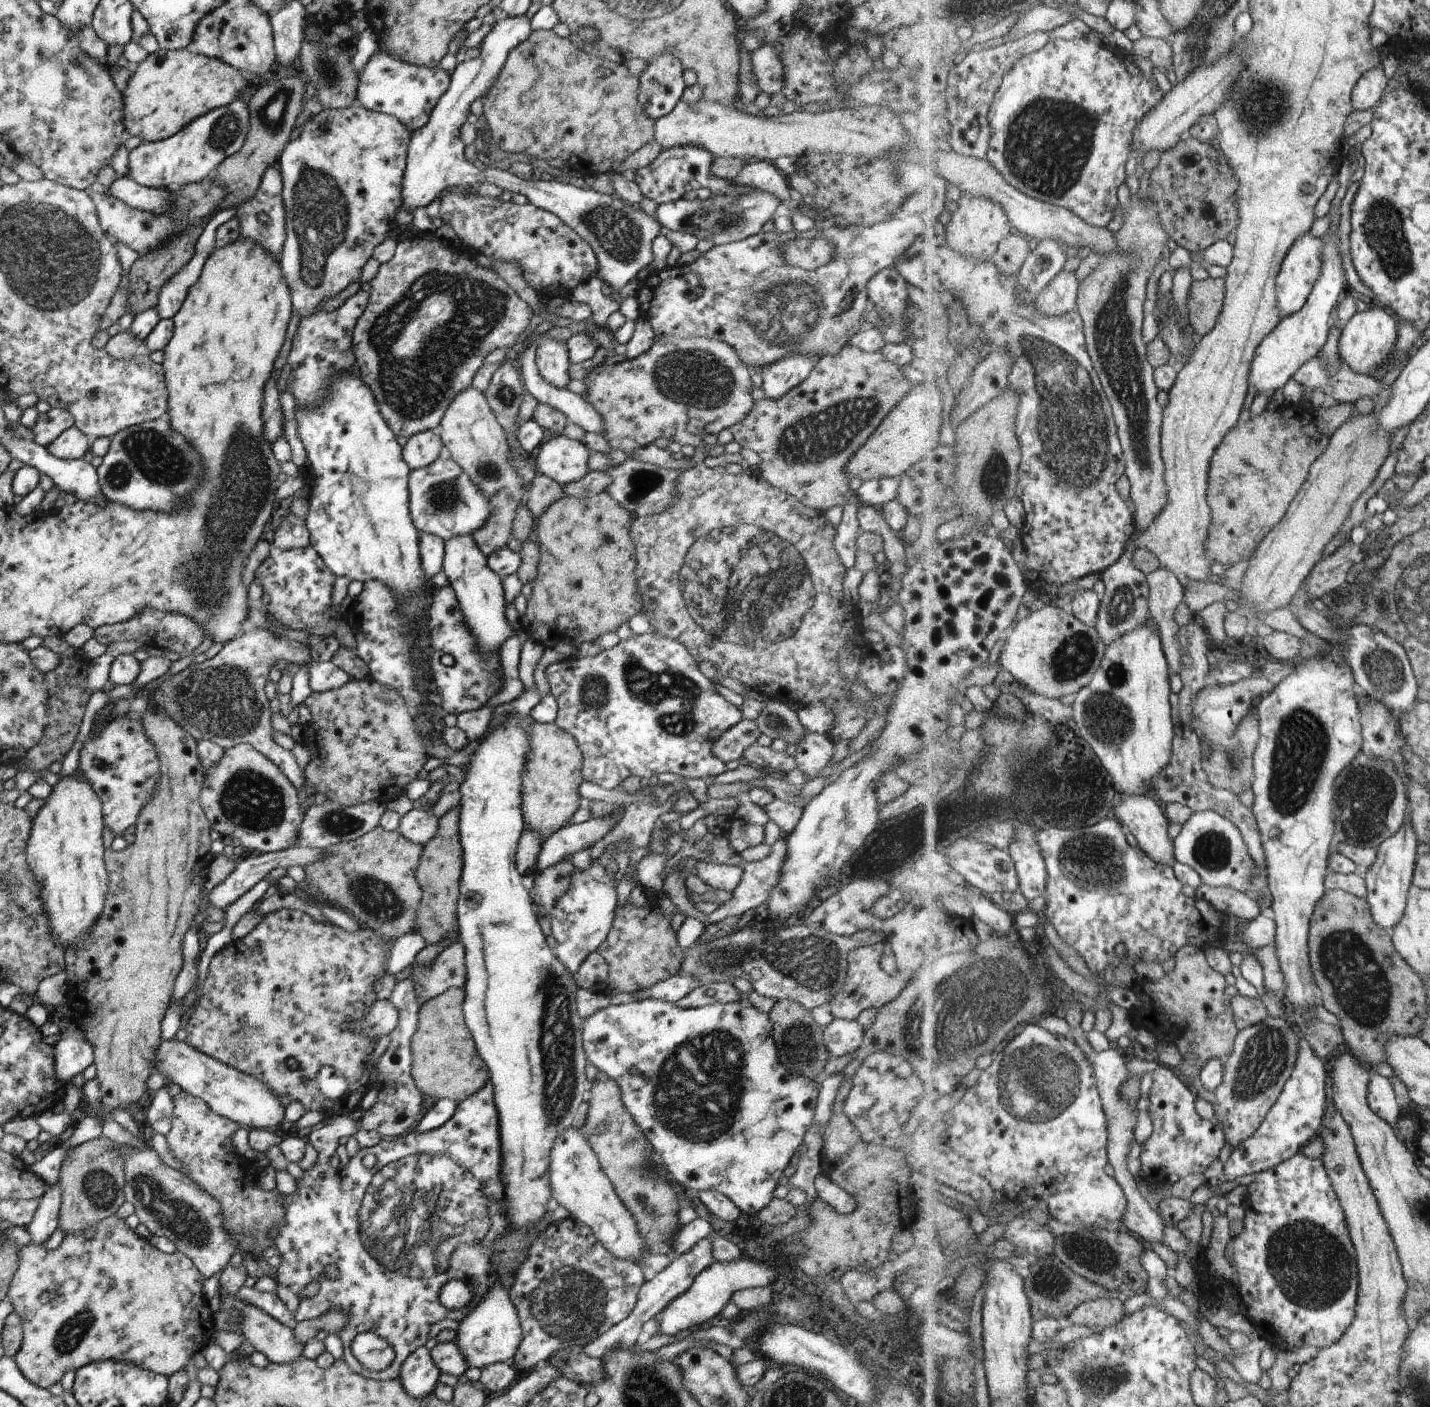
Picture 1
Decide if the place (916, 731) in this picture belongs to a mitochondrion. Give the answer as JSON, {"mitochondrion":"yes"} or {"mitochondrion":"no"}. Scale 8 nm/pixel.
{"mitochondrion":"no"}

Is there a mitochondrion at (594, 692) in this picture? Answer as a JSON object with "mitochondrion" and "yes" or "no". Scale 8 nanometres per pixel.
{"mitochondrion":"yes"}

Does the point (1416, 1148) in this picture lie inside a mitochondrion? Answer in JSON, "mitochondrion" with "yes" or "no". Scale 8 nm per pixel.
{"mitochondrion":"no"}

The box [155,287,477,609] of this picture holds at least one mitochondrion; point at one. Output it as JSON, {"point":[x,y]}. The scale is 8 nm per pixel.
{"point":[444,497]}

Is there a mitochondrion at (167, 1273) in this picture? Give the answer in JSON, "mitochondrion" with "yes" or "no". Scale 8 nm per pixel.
{"mitochondrion":"no"}

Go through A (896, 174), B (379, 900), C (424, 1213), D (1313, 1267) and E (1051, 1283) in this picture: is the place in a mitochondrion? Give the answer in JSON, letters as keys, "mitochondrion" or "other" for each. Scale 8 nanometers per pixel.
{"A":"mitochondrion","B":"mitochondrion","C":"mitochondrion","D":"mitochondrion","E":"mitochondrion"}

